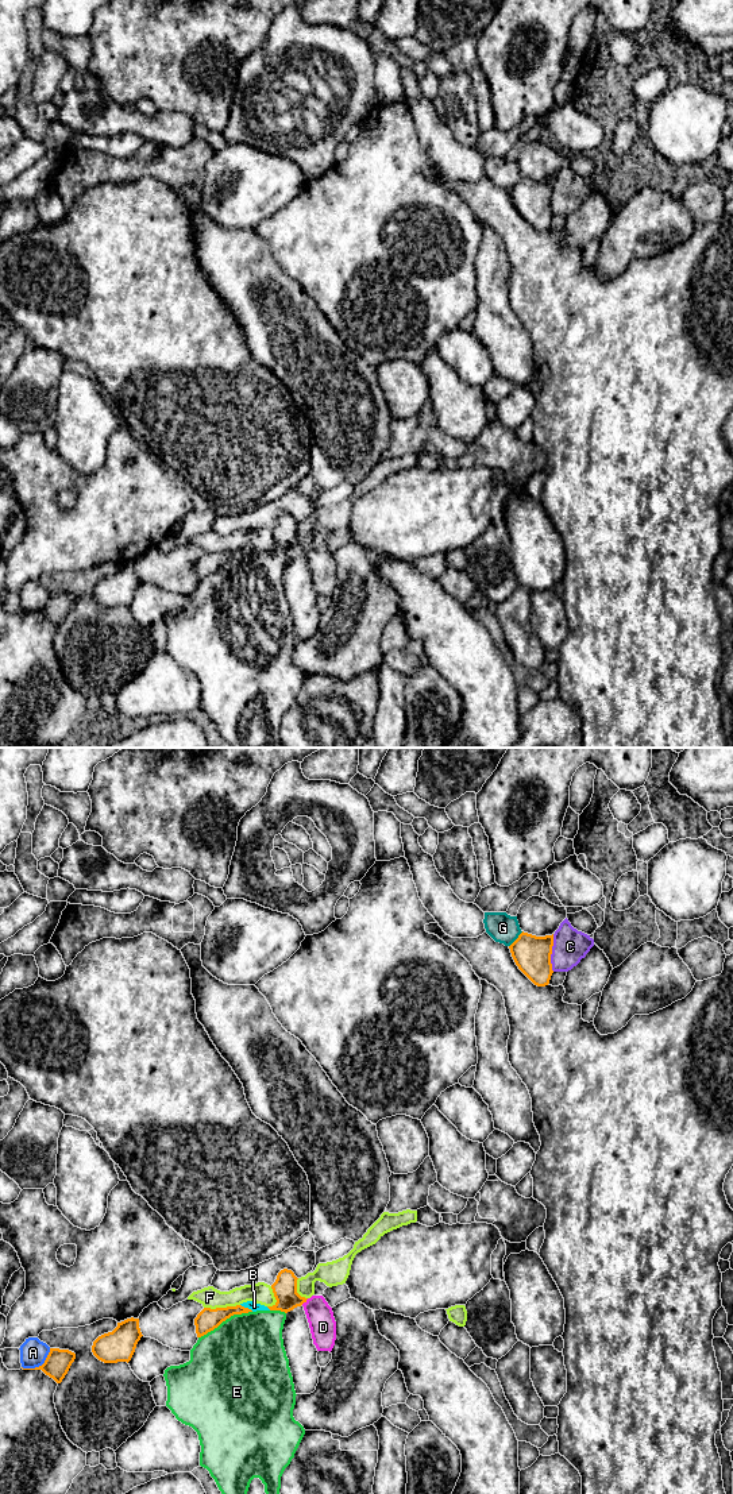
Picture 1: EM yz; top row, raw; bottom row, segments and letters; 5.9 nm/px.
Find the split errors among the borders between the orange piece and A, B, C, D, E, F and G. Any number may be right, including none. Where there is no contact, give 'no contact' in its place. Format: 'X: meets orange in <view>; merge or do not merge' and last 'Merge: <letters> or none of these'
A: meets orange in yz; do not merge
B: meets orange in yz; do not merge
C: meets orange in yz; do not merge
D: meets orange in yz; do not merge
E: meets orange in yz; do not merge
F: meets orange in yz; do not merge
G: meets orange in yz; do not merge
Merge: none of these

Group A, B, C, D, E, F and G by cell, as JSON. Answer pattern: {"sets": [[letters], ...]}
{"sets": [["A"], ["B", "E"], ["C"], ["D"], ["F"], ["G"]]}

